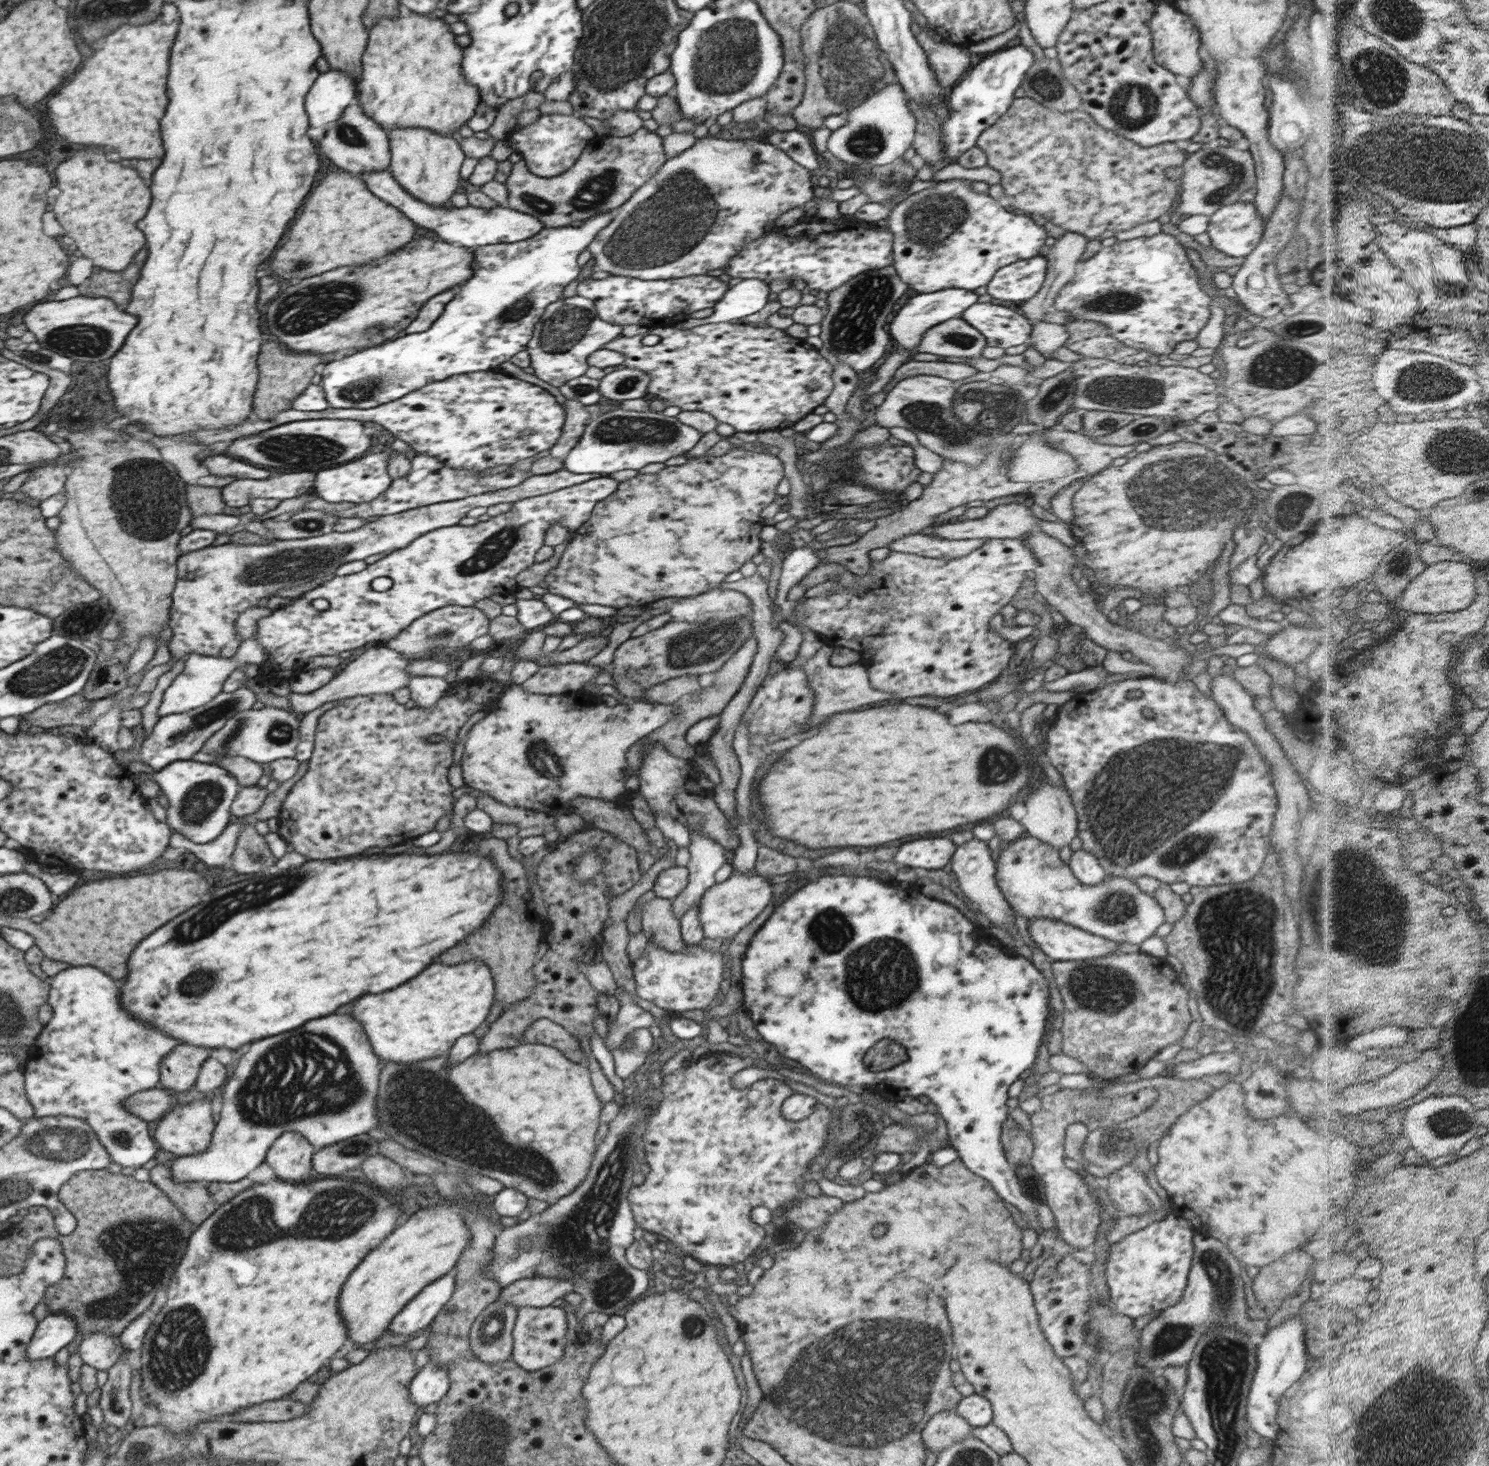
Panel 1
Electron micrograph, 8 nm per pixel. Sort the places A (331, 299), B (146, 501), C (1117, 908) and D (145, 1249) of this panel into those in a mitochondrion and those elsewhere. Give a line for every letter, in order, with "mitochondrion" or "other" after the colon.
A: mitochondrion
B: mitochondrion
C: mitochondrion
D: mitochondrion

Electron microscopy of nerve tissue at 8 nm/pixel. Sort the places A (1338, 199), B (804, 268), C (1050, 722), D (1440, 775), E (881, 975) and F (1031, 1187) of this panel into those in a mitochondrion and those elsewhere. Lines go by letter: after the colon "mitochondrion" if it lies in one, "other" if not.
A: other
B: other
C: other
D: other
E: mitochondrion
F: other

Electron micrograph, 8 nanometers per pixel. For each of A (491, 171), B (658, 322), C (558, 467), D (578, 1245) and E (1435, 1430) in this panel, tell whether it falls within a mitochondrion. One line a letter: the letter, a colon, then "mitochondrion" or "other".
A: other
B: other
C: other
D: mitochondrion
E: mitochondrion

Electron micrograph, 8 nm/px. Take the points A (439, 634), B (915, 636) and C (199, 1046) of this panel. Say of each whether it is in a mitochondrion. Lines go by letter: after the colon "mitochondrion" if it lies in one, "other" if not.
A: mitochondrion
B: mitochondrion
C: other

